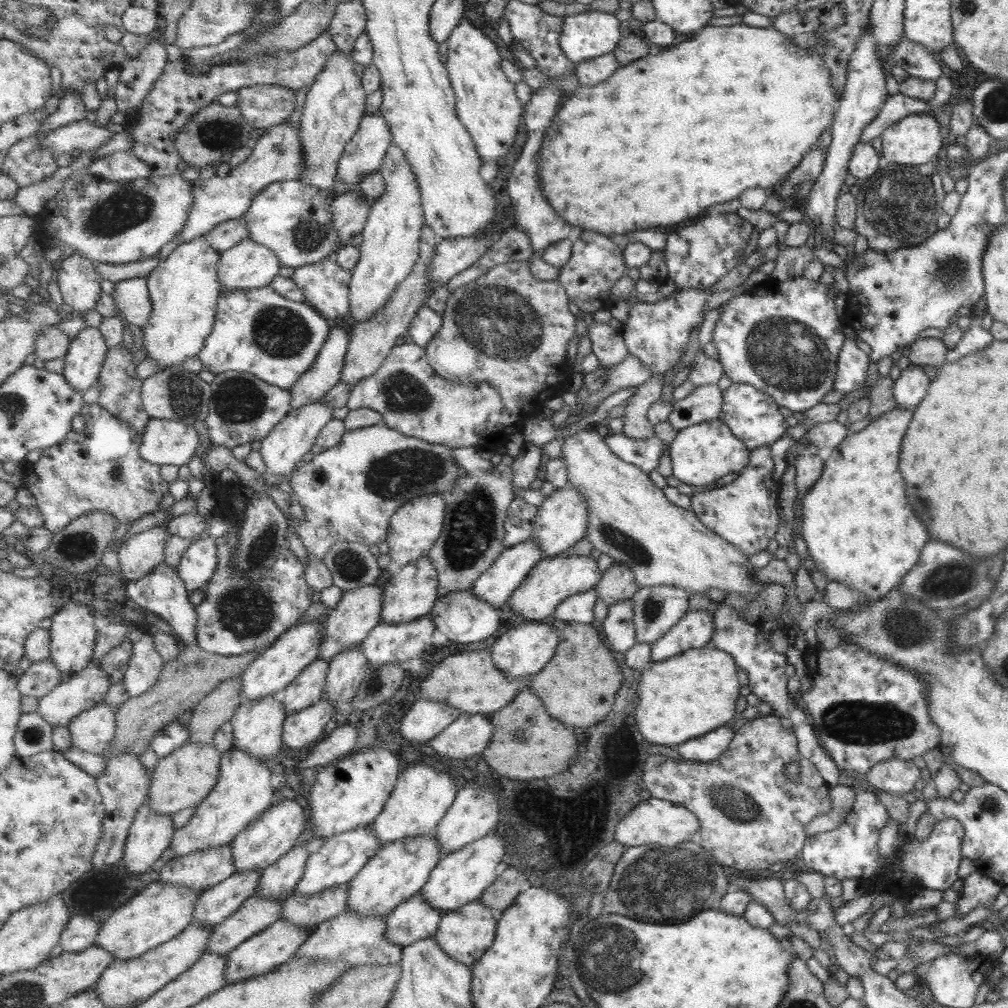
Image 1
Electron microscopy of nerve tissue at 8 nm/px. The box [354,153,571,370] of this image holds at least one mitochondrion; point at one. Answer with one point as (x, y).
(502, 322)

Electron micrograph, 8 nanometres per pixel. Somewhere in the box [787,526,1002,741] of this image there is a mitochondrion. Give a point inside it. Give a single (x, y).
(952, 578)

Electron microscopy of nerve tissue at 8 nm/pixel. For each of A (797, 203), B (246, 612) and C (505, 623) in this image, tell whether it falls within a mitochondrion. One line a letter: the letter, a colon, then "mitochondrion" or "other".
A: other
B: mitochondrion
C: other

